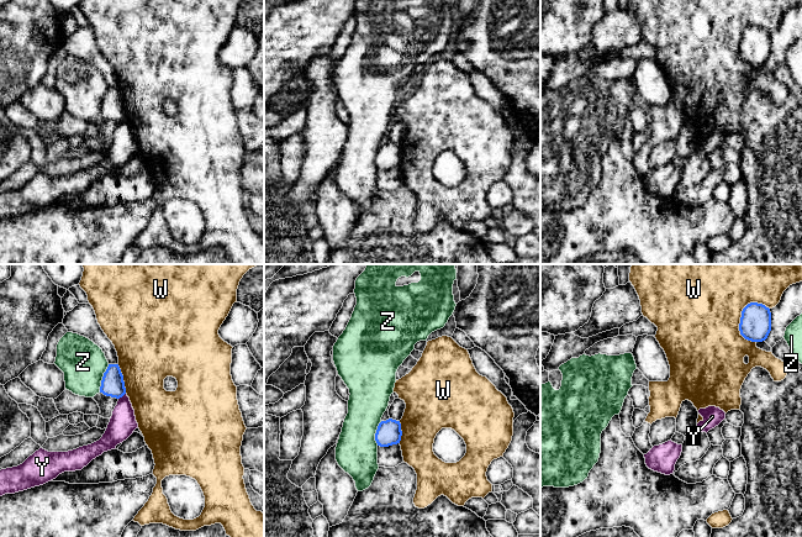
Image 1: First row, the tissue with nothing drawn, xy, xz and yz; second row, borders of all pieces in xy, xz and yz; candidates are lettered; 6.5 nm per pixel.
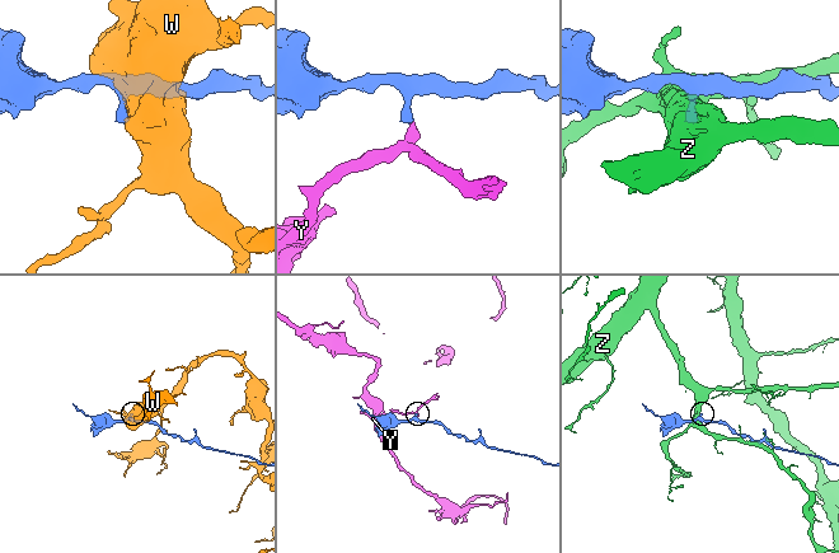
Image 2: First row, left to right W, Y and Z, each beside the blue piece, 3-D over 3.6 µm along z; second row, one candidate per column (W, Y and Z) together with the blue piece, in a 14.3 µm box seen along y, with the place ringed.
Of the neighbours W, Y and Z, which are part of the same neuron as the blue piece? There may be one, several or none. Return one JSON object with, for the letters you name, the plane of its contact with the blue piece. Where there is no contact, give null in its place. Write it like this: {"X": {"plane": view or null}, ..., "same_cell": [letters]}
{"same_cell": []}

